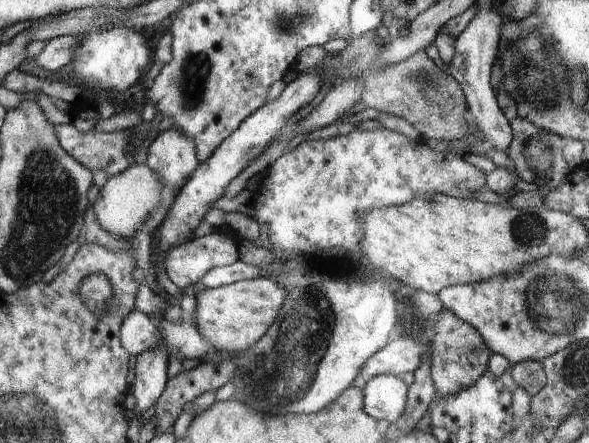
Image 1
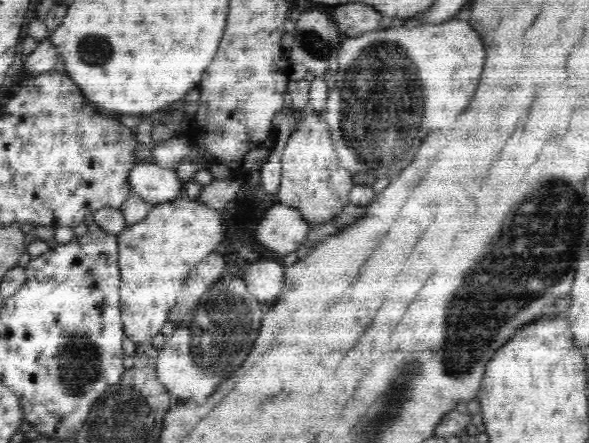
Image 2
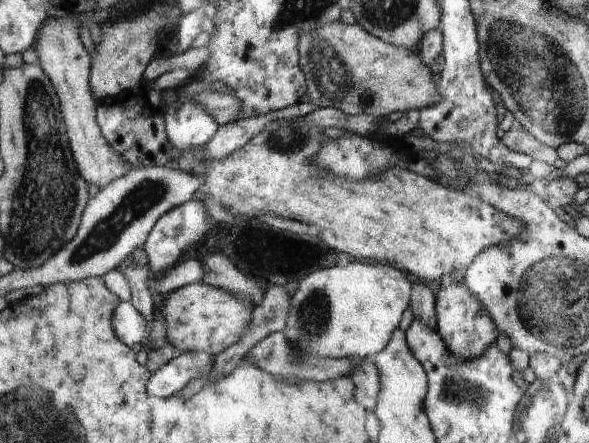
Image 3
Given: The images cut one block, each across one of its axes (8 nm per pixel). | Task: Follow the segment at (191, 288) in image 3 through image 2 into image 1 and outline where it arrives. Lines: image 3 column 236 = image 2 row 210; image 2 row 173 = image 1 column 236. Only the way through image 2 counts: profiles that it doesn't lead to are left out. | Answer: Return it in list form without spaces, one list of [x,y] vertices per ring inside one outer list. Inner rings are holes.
[[[262,276],[215,289],[206,288],[197,295],[196,322],[214,349],[231,354],[244,352],[256,345],[272,328],[273,322],[280,316],[288,292],[286,288]]]

